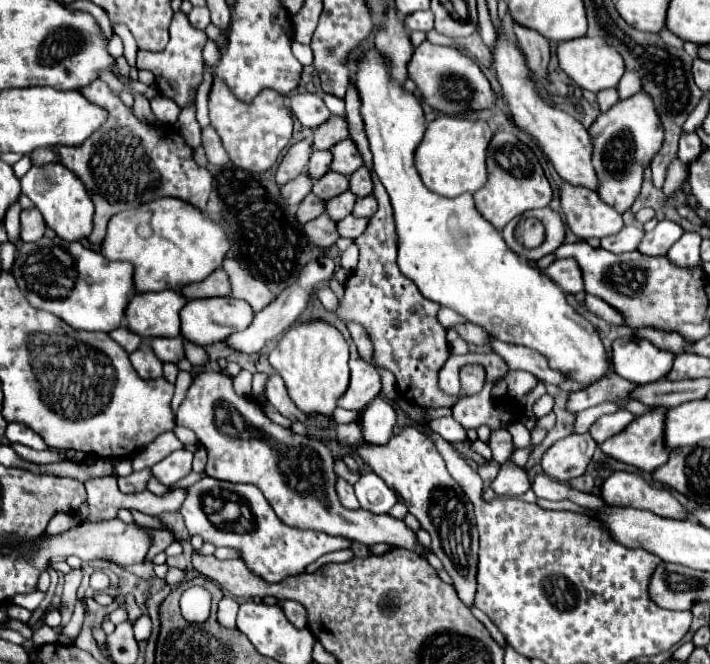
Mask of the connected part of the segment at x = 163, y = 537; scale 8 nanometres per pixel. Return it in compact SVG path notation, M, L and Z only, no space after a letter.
M158 530L158 534L154 534L154 542L150 546L150 554L146 556L148 562L152 562L152 558L160 552L164 552L172 542L176 542L176 536L170 534L170 530Z

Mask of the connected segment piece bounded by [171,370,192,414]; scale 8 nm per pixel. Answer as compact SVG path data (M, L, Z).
M178 370L178 378L176 378L175 382L175 392L171 402L174 414L176 414L182 400L184 400L190 382L192 382L192 374L190 374L190 372L184 372L184 370Z

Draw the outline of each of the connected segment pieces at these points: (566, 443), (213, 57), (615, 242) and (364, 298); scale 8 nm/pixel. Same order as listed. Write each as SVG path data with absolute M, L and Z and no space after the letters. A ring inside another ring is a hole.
M570 434L544 452L540 460L542 472L560 482L578 478L586 472L594 450L596 442L590 438L590 434Z
M208 39L203 50L205 63L214 71L220 60L220 54L214 40Z
M624 226L618 234L602 238L602 248L614 254L624 254L624 252L632 252L638 248L638 242L642 240L644 230L636 228L636 226Z
M376 174L374 196L378 198L378 212L370 218L370 230L354 240L360 248L360 260L346 280L344 298L340 300L340 306L334 314L342 324L358 322L364 326L374 346L372 364L390 370L396 376L396 388L400 396L422 408L454 406L456 396L442 392L438 386L438 372L450 358L446 328L438 322L436 316L440 306L422 298L414 282L404 278L398 270L398 236L392 218L392 206Z

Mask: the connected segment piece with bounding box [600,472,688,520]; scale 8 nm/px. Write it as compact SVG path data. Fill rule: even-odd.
M614 472L600 488L600 498L610 506L648 510L664 518L686 518L686 508L666 488L650 486L640 474Z

